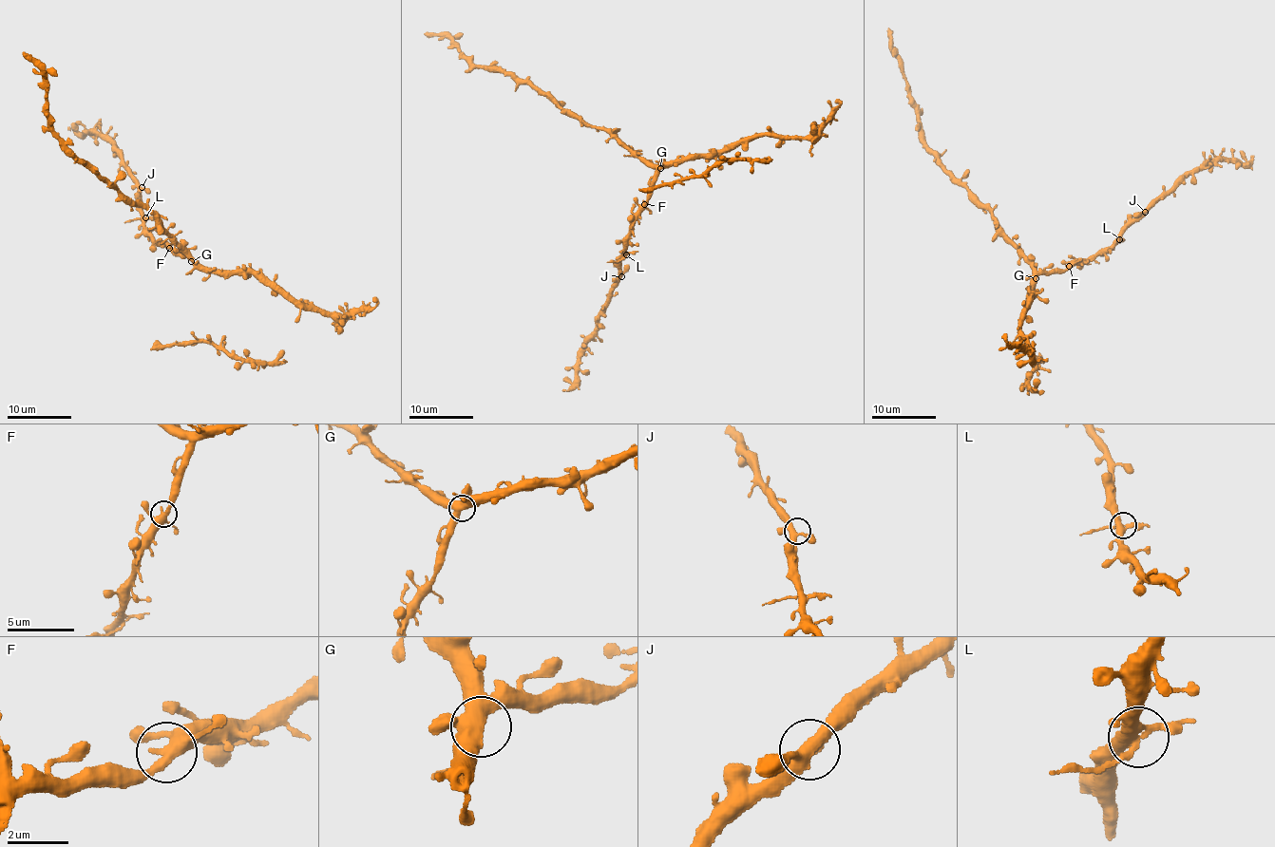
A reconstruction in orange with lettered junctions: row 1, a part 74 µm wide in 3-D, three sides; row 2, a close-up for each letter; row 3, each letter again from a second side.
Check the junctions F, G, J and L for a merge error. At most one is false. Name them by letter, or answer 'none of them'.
L

